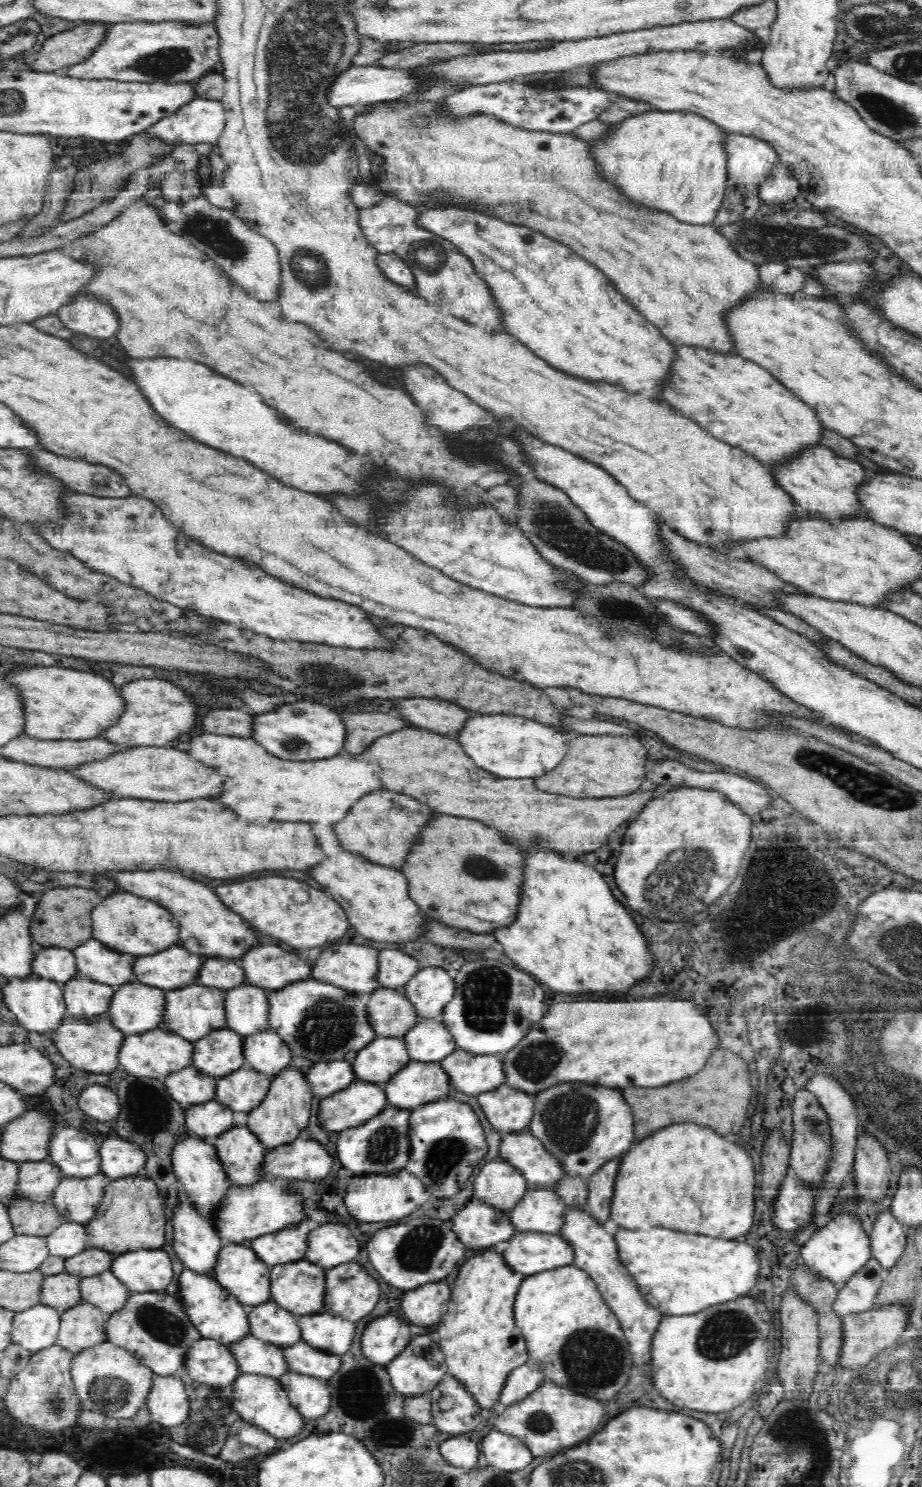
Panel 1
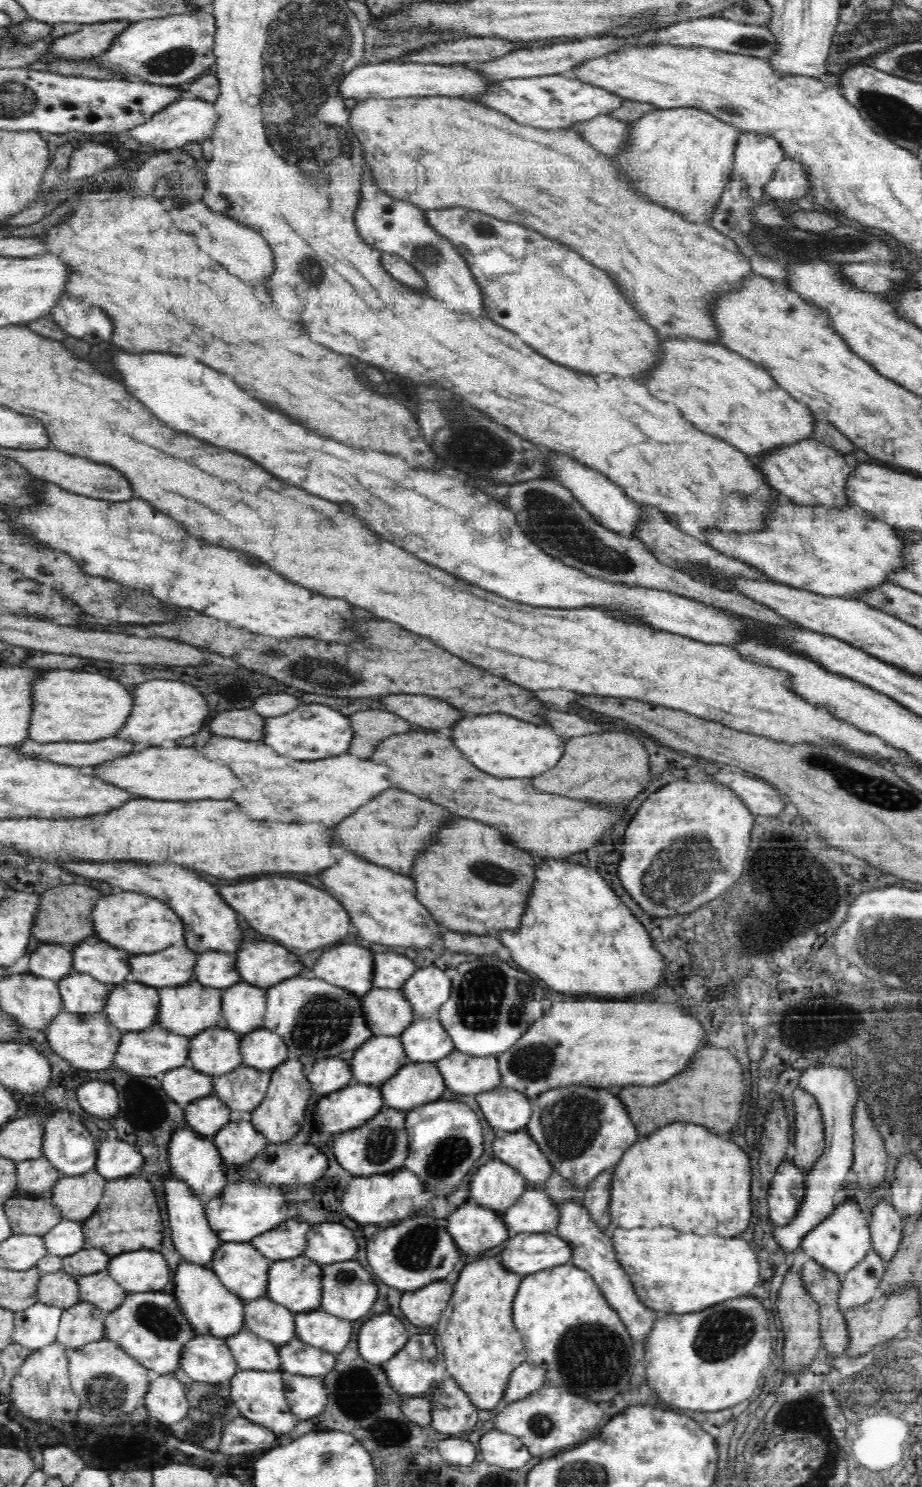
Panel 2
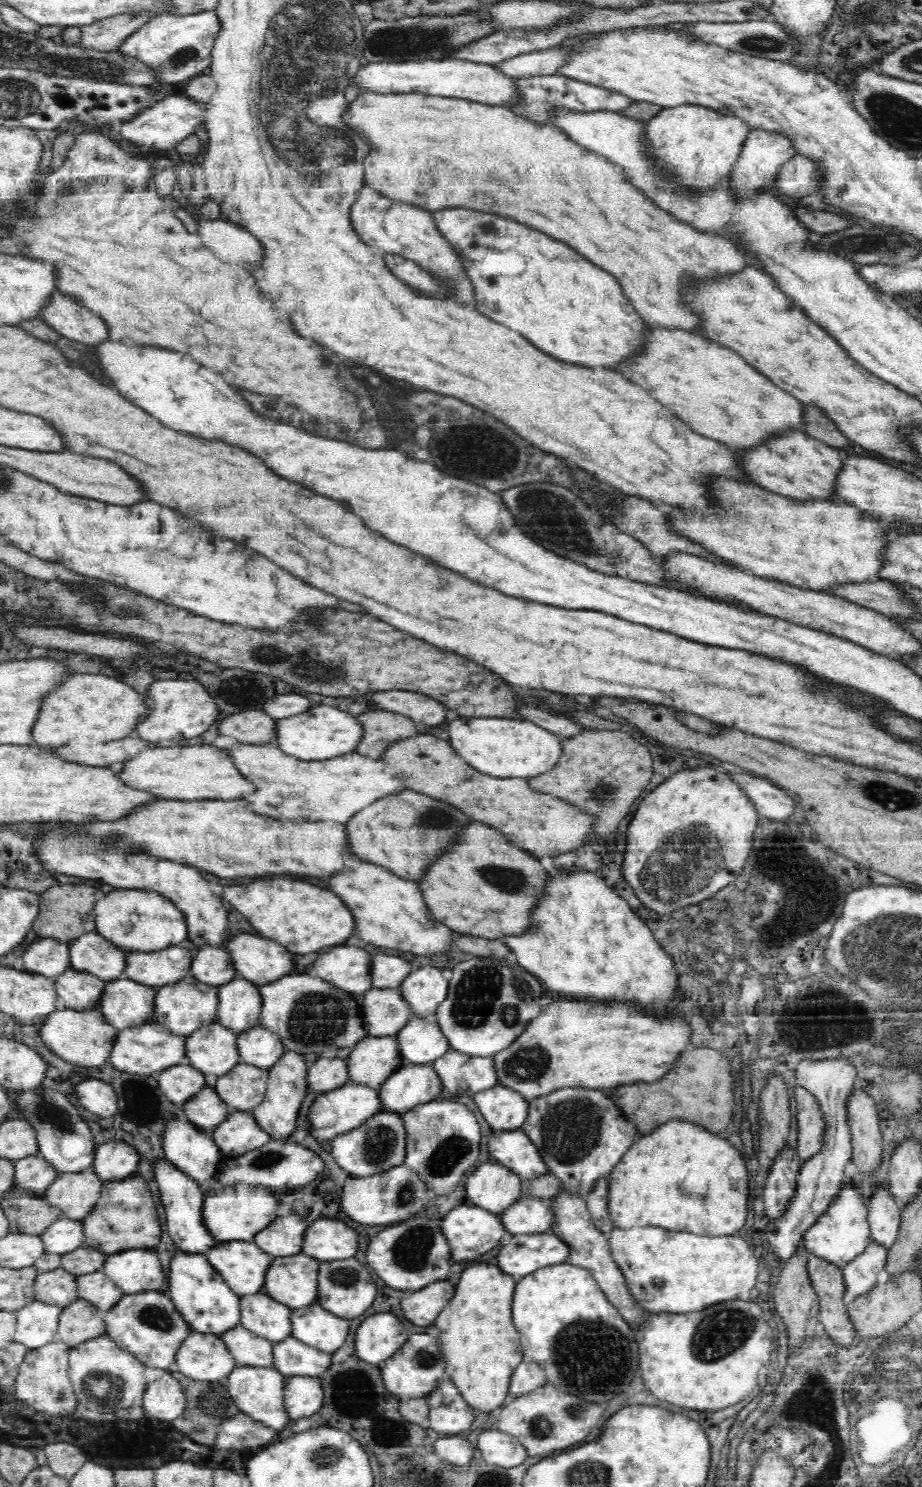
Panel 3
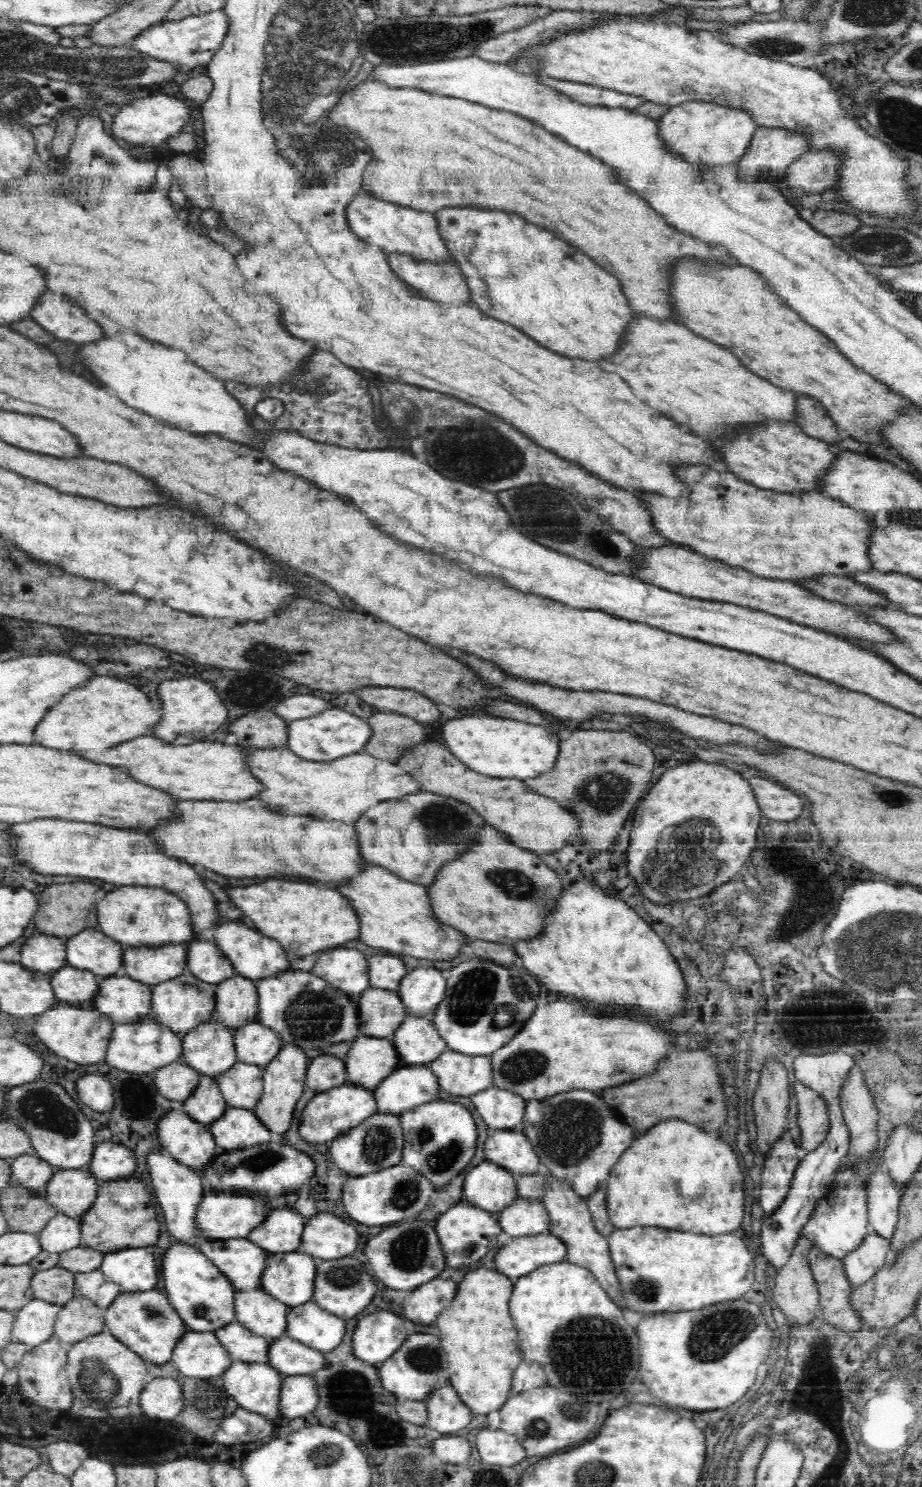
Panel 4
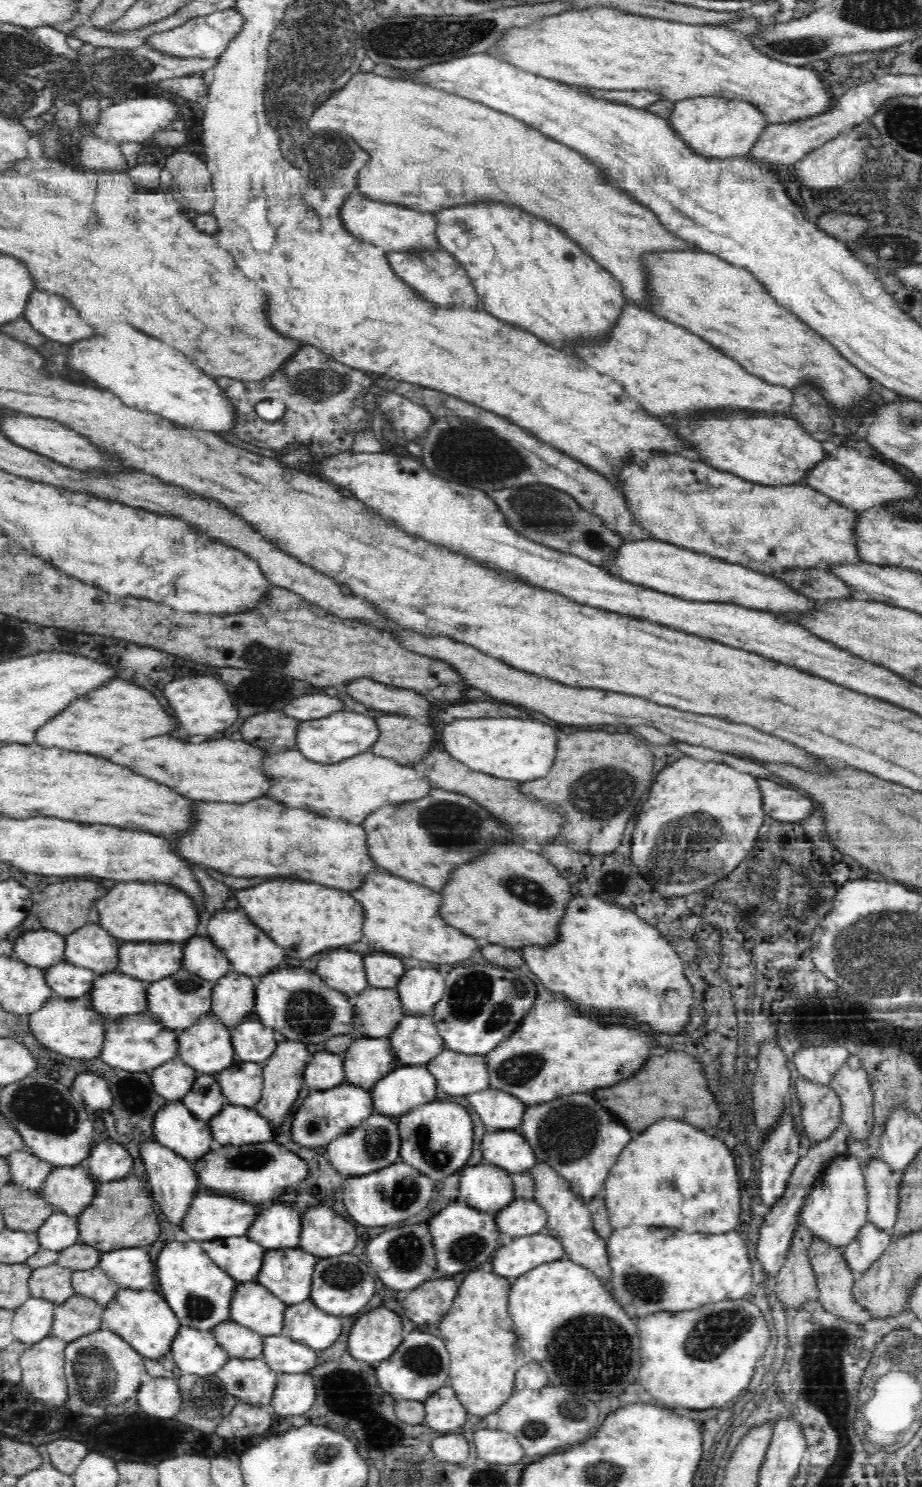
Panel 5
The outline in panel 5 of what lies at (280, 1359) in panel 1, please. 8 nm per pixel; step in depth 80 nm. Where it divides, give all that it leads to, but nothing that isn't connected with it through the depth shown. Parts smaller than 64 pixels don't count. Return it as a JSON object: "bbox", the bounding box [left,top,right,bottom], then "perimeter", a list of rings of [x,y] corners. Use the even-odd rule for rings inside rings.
{"bbox":[212,1321,264,1359],"perimeter":[[[222,1321],[212,1330],[212,1334],[230,1357],[252,1359],[262,1356],[264,1337],[235,1321]]]}

